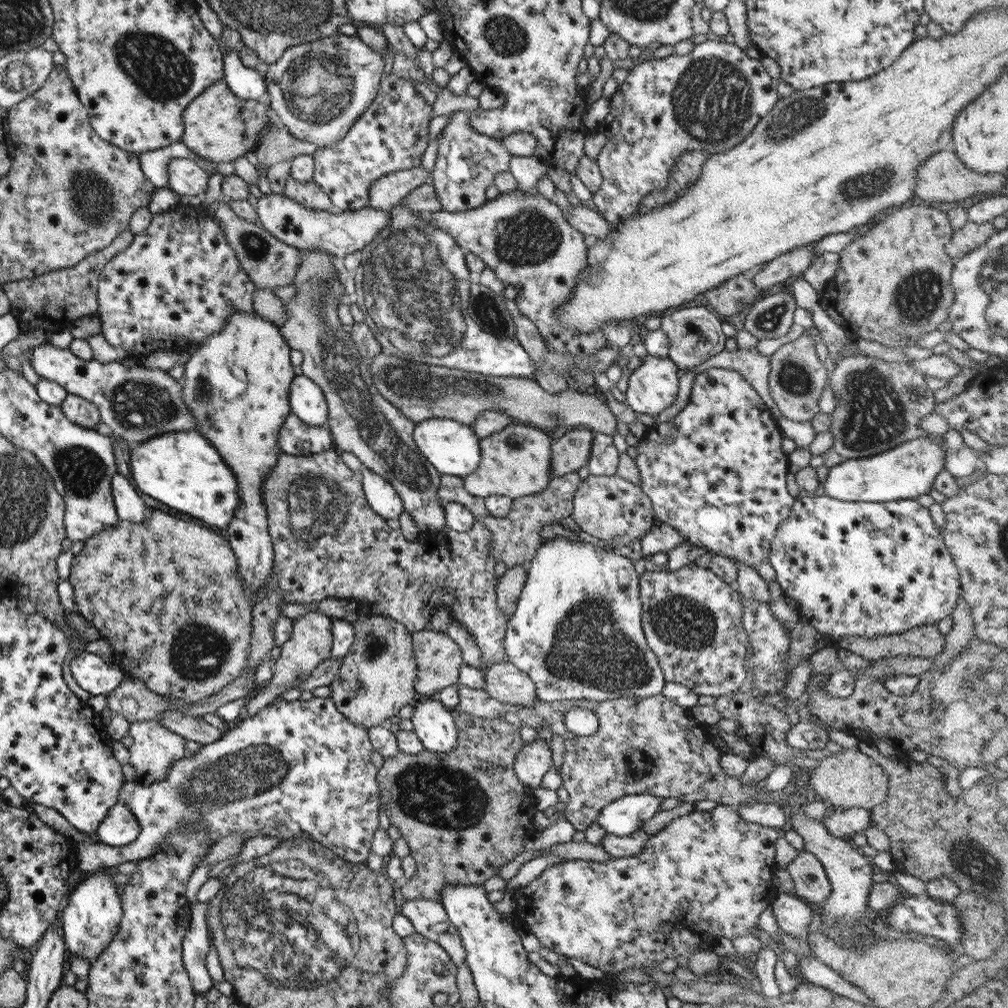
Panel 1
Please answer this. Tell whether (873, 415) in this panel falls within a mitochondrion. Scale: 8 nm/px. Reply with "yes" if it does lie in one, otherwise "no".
yes

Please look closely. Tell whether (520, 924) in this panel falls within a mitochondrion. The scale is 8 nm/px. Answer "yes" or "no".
no

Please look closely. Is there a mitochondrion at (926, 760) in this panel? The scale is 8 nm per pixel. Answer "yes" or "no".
no

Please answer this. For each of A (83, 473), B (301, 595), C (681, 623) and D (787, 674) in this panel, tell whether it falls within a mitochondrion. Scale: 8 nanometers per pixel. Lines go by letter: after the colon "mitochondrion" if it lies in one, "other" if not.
A: mitochondrion
B: other
C: mitochondrion
D: other

